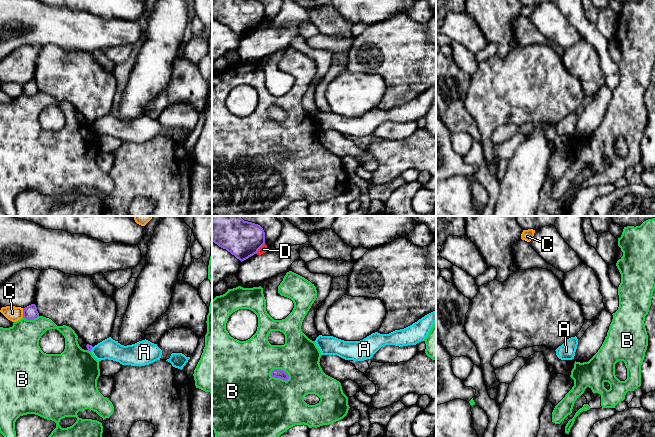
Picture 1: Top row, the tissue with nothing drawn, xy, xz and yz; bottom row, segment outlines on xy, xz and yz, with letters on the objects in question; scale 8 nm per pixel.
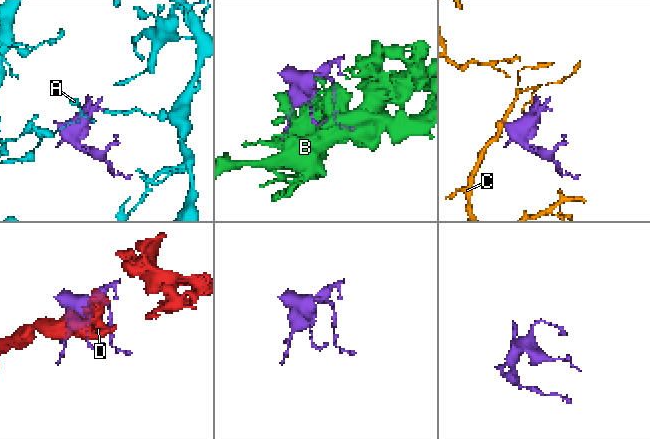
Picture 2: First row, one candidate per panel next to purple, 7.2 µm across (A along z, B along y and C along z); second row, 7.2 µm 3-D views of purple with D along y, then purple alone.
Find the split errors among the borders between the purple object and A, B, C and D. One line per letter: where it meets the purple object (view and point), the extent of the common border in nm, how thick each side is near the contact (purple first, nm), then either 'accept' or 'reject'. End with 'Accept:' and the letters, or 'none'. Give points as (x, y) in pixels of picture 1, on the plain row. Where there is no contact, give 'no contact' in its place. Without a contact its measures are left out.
A: contact xy (91, 125); length 50 nm; calibres 50 and 160 nm; reject
B: contact xz (279, 153); length 170 nm; calibres 80 and 480 nm; reject
C: contact xy (23, 89); length 80 nm; calibres 120 and 120 nm; reject
D: contact xz (260, 23); length 120 nm; calibres 280 and 60 nm; reject
Accept: none

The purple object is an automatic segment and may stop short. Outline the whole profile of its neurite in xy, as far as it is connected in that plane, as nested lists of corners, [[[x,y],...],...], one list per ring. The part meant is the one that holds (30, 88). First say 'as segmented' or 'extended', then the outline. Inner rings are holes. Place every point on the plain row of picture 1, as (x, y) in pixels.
as segmented; [[[31,80],[25,84],[23,84],[23,94],[27,96],[34,96],[39,92],[37,87],[37,83],[35,80]]]

